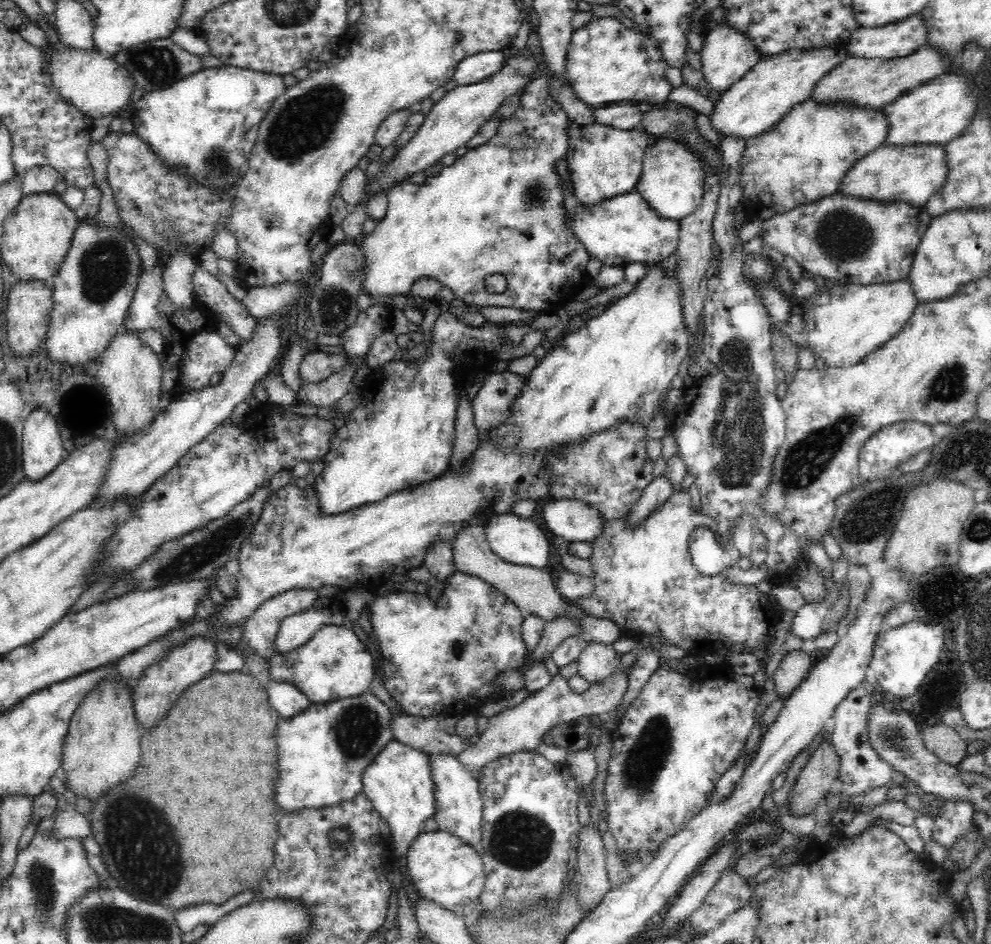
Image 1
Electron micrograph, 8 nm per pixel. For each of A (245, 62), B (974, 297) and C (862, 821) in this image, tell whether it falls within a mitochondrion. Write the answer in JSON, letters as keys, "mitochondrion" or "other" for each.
{"A":"other","B":"other","C":"other"}

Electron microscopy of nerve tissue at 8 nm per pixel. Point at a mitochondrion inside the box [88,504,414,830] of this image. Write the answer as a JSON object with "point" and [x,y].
{"point":[190,560]}

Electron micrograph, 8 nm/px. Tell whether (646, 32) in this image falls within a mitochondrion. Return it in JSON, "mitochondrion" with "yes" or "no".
{"mitochondrion":"no"}

